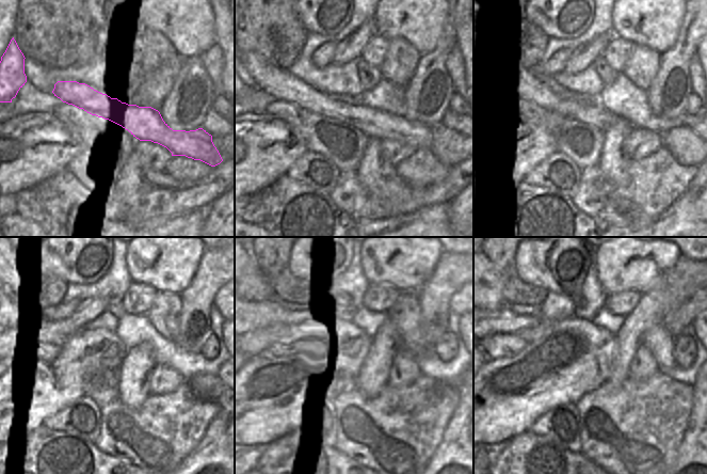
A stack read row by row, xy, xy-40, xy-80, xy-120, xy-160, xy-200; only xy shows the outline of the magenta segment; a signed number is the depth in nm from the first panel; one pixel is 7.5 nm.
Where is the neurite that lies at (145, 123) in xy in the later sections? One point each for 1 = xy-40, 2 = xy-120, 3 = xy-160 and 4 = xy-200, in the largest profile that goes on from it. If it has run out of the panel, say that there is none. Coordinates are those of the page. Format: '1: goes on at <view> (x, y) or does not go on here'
1: goes on at xy-40 (256, 73)
2: goes on at xy-120 (17, 311)
3: goes on at xy-160 (256, 315)
4: goes on at xy-200 (503, 320)

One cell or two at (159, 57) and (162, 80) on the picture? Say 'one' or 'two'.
two

